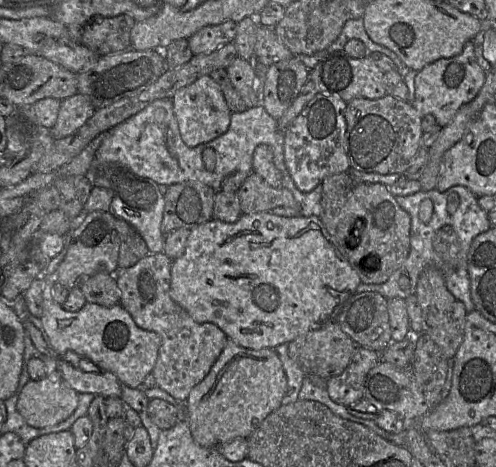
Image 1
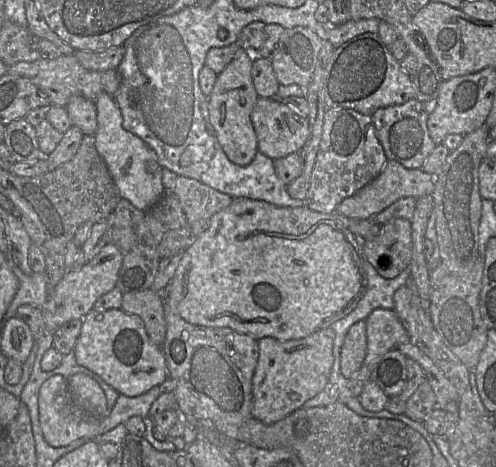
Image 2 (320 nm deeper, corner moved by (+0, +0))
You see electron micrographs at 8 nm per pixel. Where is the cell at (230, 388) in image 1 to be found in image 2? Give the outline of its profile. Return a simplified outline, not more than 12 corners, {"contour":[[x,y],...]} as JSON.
{"contour":[[331,328],[259,339],[252,418],[273,424],[323,391]]}

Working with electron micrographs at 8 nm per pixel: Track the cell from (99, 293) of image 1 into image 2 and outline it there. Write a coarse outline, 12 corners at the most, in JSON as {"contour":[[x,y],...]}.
{"contour":[[124,293],[121,309],[142,319],[151,341],[166,336],[162,293]]}

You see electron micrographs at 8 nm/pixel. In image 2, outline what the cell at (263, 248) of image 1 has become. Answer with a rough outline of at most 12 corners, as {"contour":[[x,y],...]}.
{"contour":[[234,198],[167,289],[188,323],[306,338],[365,291],[333,214]]}

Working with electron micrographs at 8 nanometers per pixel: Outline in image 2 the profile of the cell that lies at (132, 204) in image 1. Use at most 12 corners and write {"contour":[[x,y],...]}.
{"contour":[[114,96],[95,104],[97,152],[121,198],[146,212],[166,191],[158,157],[123,129]]}

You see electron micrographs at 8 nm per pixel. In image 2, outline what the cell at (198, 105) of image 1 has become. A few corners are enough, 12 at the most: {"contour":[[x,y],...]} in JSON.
{"contour":[[239,49],[207,97],[229,161],[258,152],[252,53]]}

